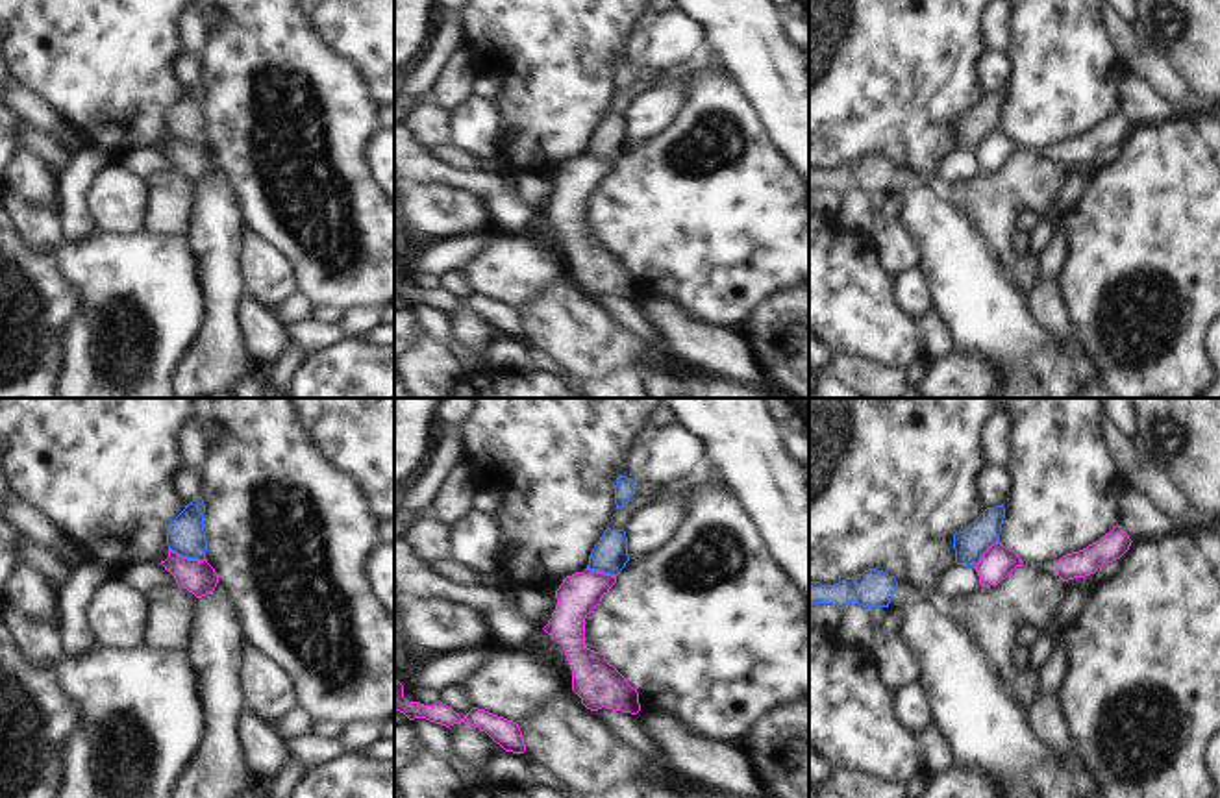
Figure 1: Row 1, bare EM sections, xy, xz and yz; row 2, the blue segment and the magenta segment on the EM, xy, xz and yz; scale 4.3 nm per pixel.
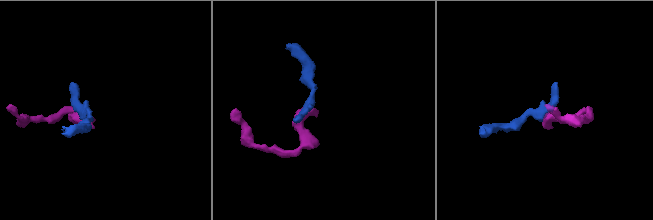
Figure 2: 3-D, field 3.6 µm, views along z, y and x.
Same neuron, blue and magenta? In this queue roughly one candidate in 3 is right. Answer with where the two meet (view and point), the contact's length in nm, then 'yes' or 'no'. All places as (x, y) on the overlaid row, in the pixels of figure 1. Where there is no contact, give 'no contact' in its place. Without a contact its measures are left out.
xy (187, 558) | 170 nm | no

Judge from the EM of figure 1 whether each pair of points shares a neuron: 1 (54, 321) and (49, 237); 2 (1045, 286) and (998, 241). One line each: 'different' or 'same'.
1: different
2: same

